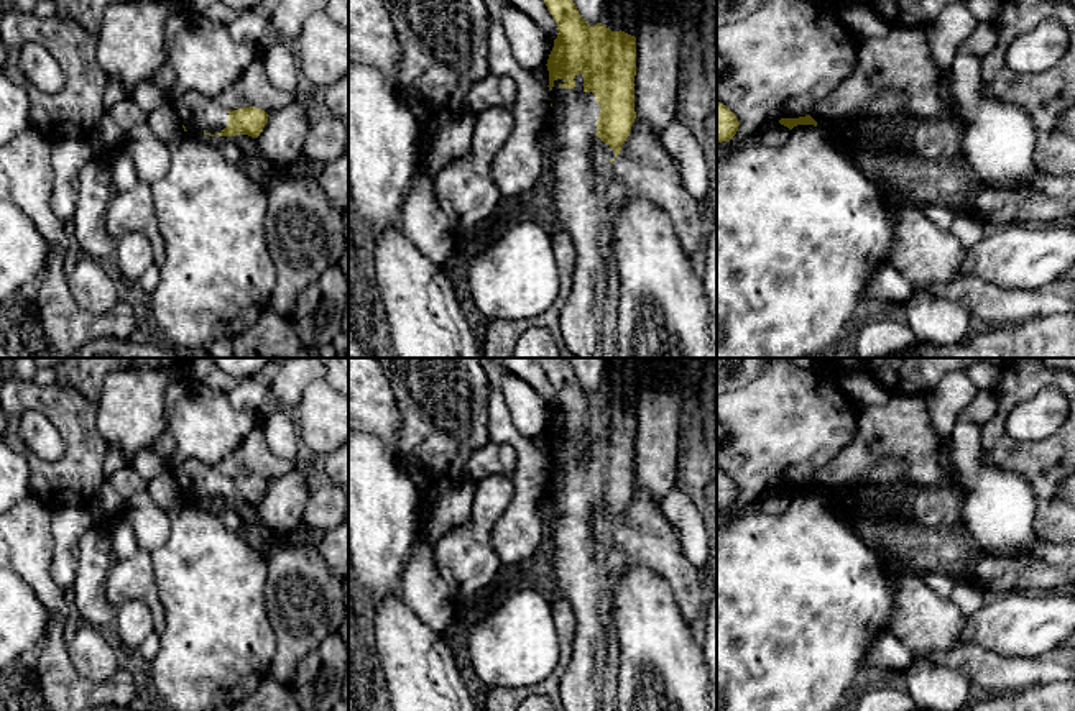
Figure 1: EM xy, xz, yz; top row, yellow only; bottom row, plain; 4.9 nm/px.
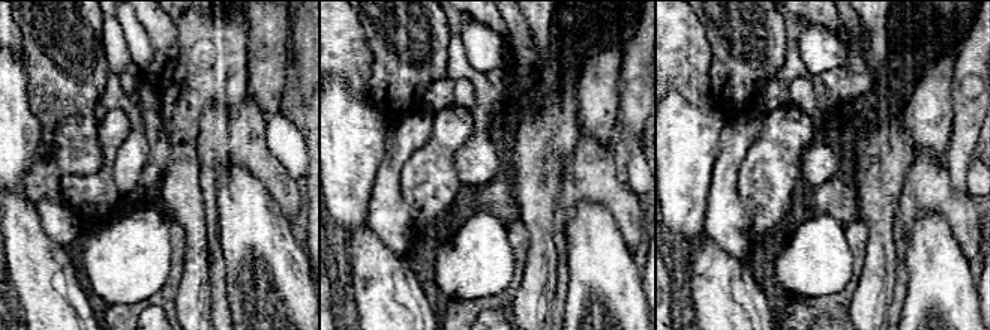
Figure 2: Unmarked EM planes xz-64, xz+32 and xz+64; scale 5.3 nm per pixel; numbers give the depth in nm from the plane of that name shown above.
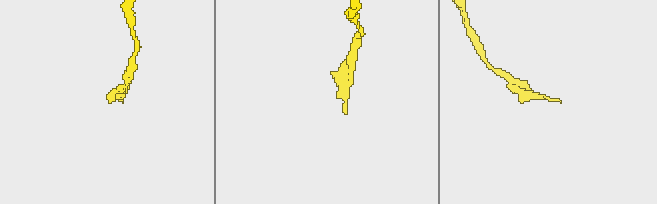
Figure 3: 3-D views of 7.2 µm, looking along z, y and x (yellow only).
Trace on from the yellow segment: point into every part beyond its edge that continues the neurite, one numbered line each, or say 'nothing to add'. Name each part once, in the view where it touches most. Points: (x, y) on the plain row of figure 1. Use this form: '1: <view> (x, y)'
1: xz (574, 481)

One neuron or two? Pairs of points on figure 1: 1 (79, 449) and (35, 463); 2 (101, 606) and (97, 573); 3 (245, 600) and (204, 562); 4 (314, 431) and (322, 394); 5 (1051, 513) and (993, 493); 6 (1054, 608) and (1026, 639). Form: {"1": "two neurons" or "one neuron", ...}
{"1": "one neuron", "2": "one neuron", "3": "one neuron", "4": "one neuron", "5": "two neurons", "6": "one neuron"}

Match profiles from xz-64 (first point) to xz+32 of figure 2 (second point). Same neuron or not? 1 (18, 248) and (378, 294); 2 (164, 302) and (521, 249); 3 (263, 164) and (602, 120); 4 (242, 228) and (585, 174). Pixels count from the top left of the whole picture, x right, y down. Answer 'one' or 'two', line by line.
1: one
2: one
3: two
4: two

